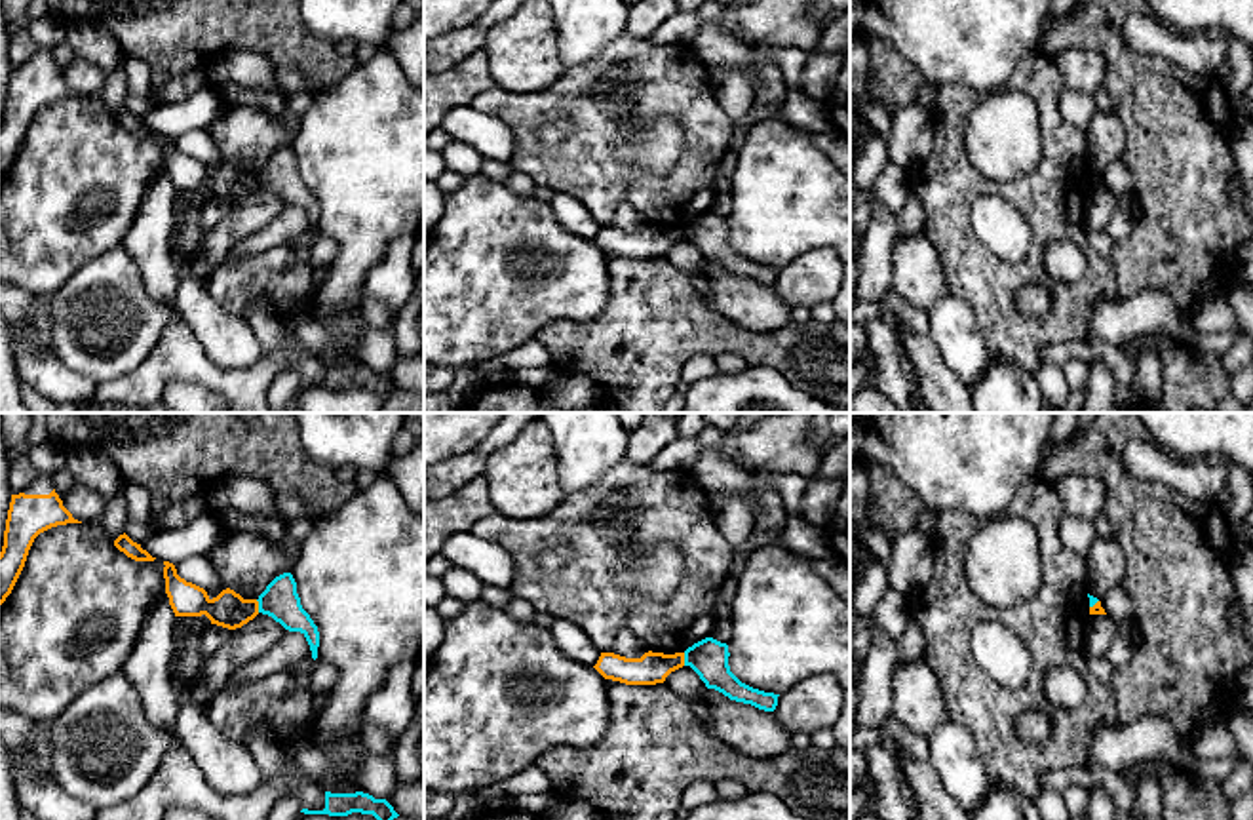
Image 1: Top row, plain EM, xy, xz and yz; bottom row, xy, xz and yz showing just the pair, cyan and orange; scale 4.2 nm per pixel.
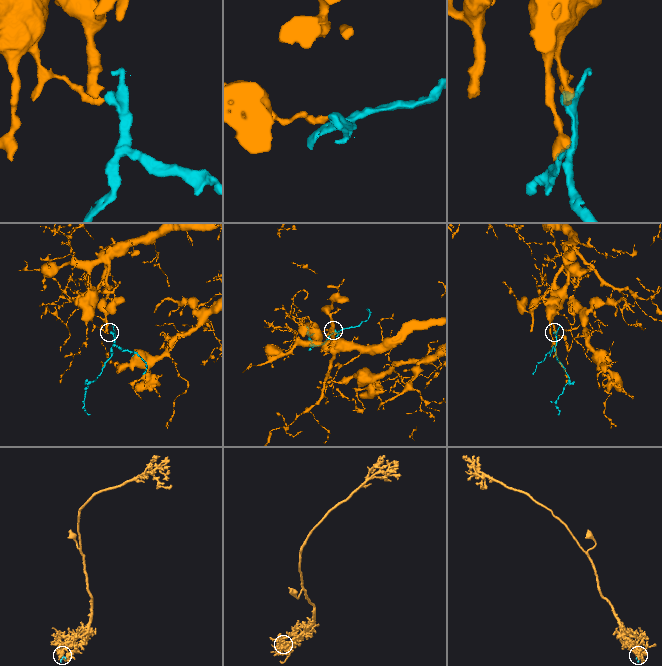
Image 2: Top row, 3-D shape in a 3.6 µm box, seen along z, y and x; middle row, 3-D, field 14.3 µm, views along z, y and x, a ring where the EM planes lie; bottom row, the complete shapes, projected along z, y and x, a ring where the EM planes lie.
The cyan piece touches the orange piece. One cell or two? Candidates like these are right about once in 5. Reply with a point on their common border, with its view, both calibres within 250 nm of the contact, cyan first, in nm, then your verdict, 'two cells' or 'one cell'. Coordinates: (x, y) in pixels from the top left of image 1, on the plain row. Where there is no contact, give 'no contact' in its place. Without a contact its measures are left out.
xy (259, 179) | 160/160 nm | two cells

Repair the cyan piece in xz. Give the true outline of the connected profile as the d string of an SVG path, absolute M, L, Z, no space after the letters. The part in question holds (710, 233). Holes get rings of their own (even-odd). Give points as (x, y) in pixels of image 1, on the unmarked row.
M705 211L684 225L684 240L690 240L707 263L715 263L730 274L774 285L778 270L742 257L728 240L728 219Z

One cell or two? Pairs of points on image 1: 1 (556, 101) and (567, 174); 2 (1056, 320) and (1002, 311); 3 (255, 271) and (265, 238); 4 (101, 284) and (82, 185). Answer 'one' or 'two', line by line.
1: one
2: one
3: two
4: two

